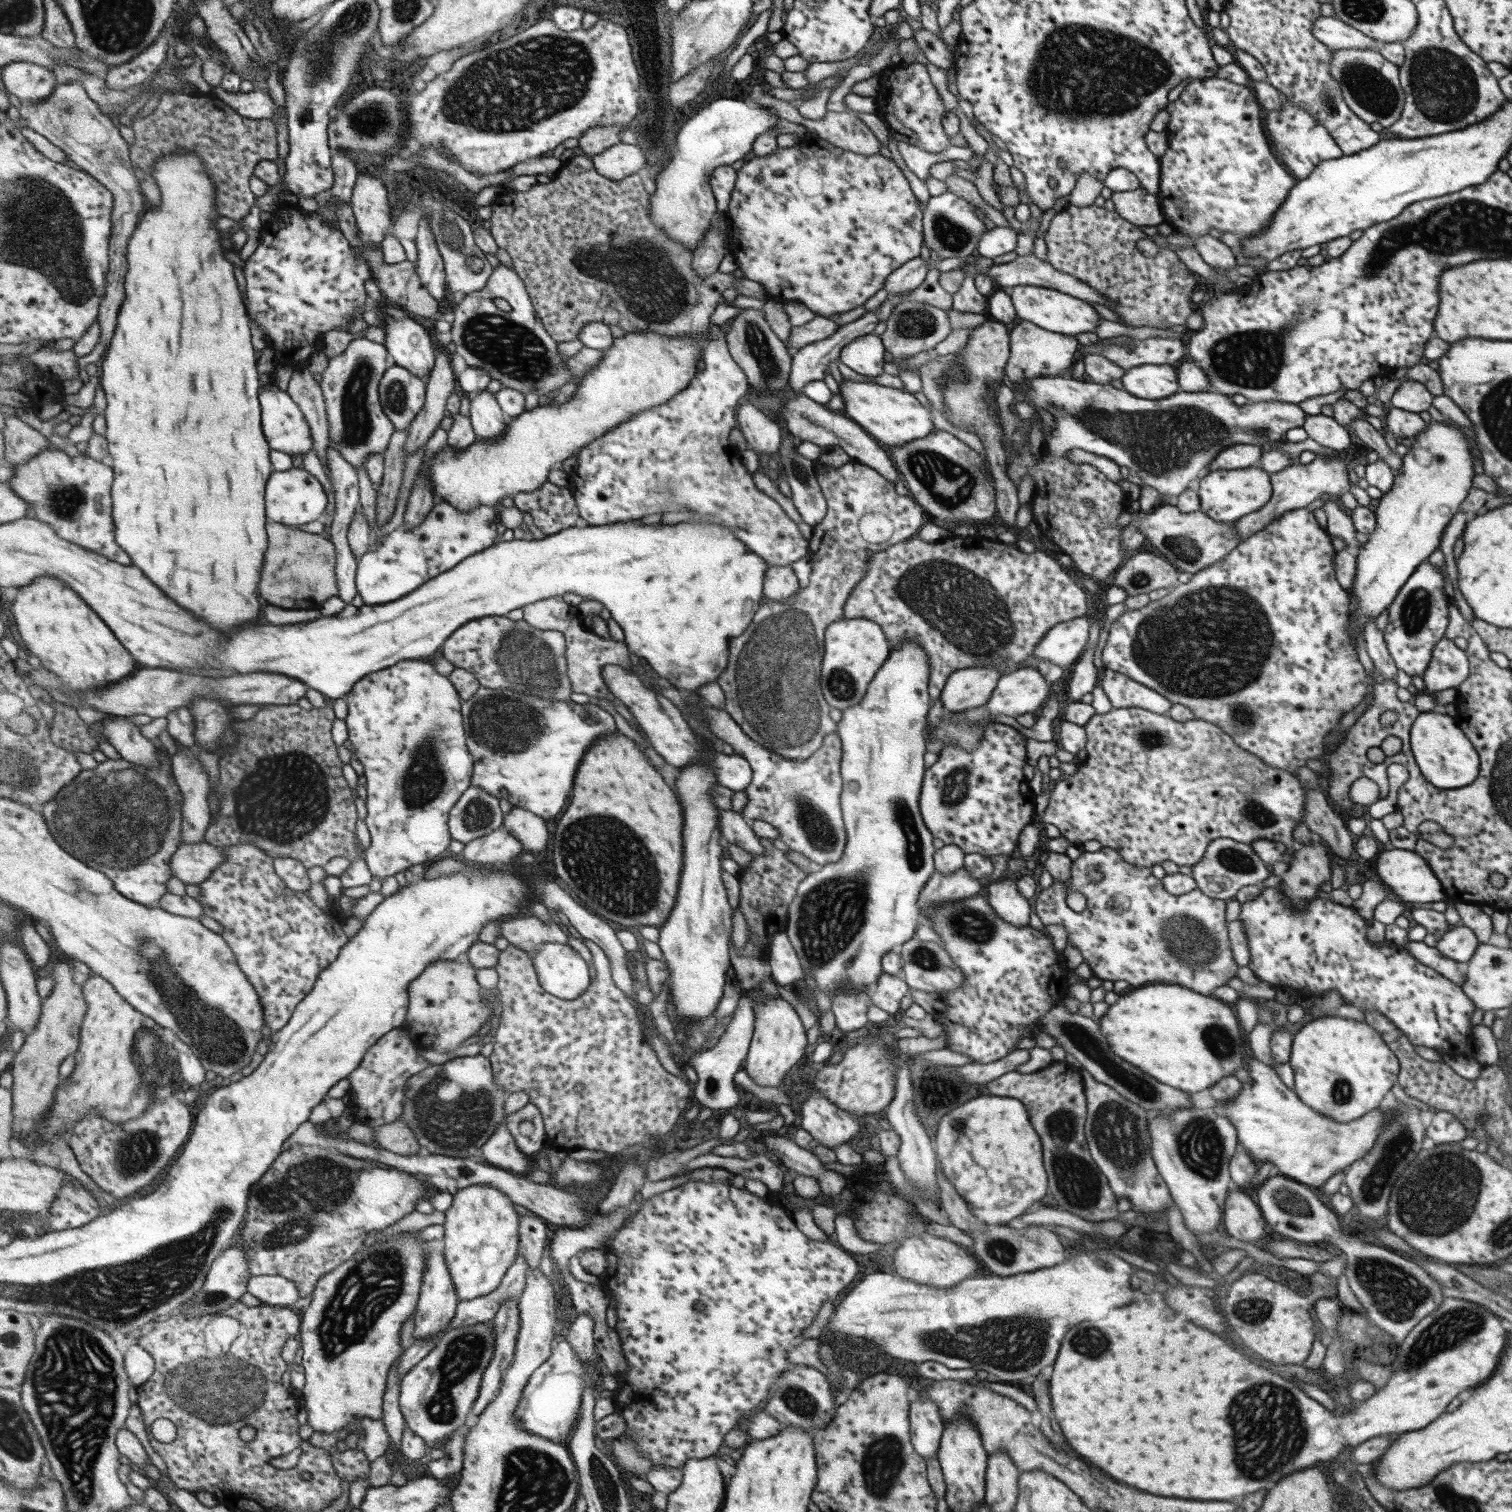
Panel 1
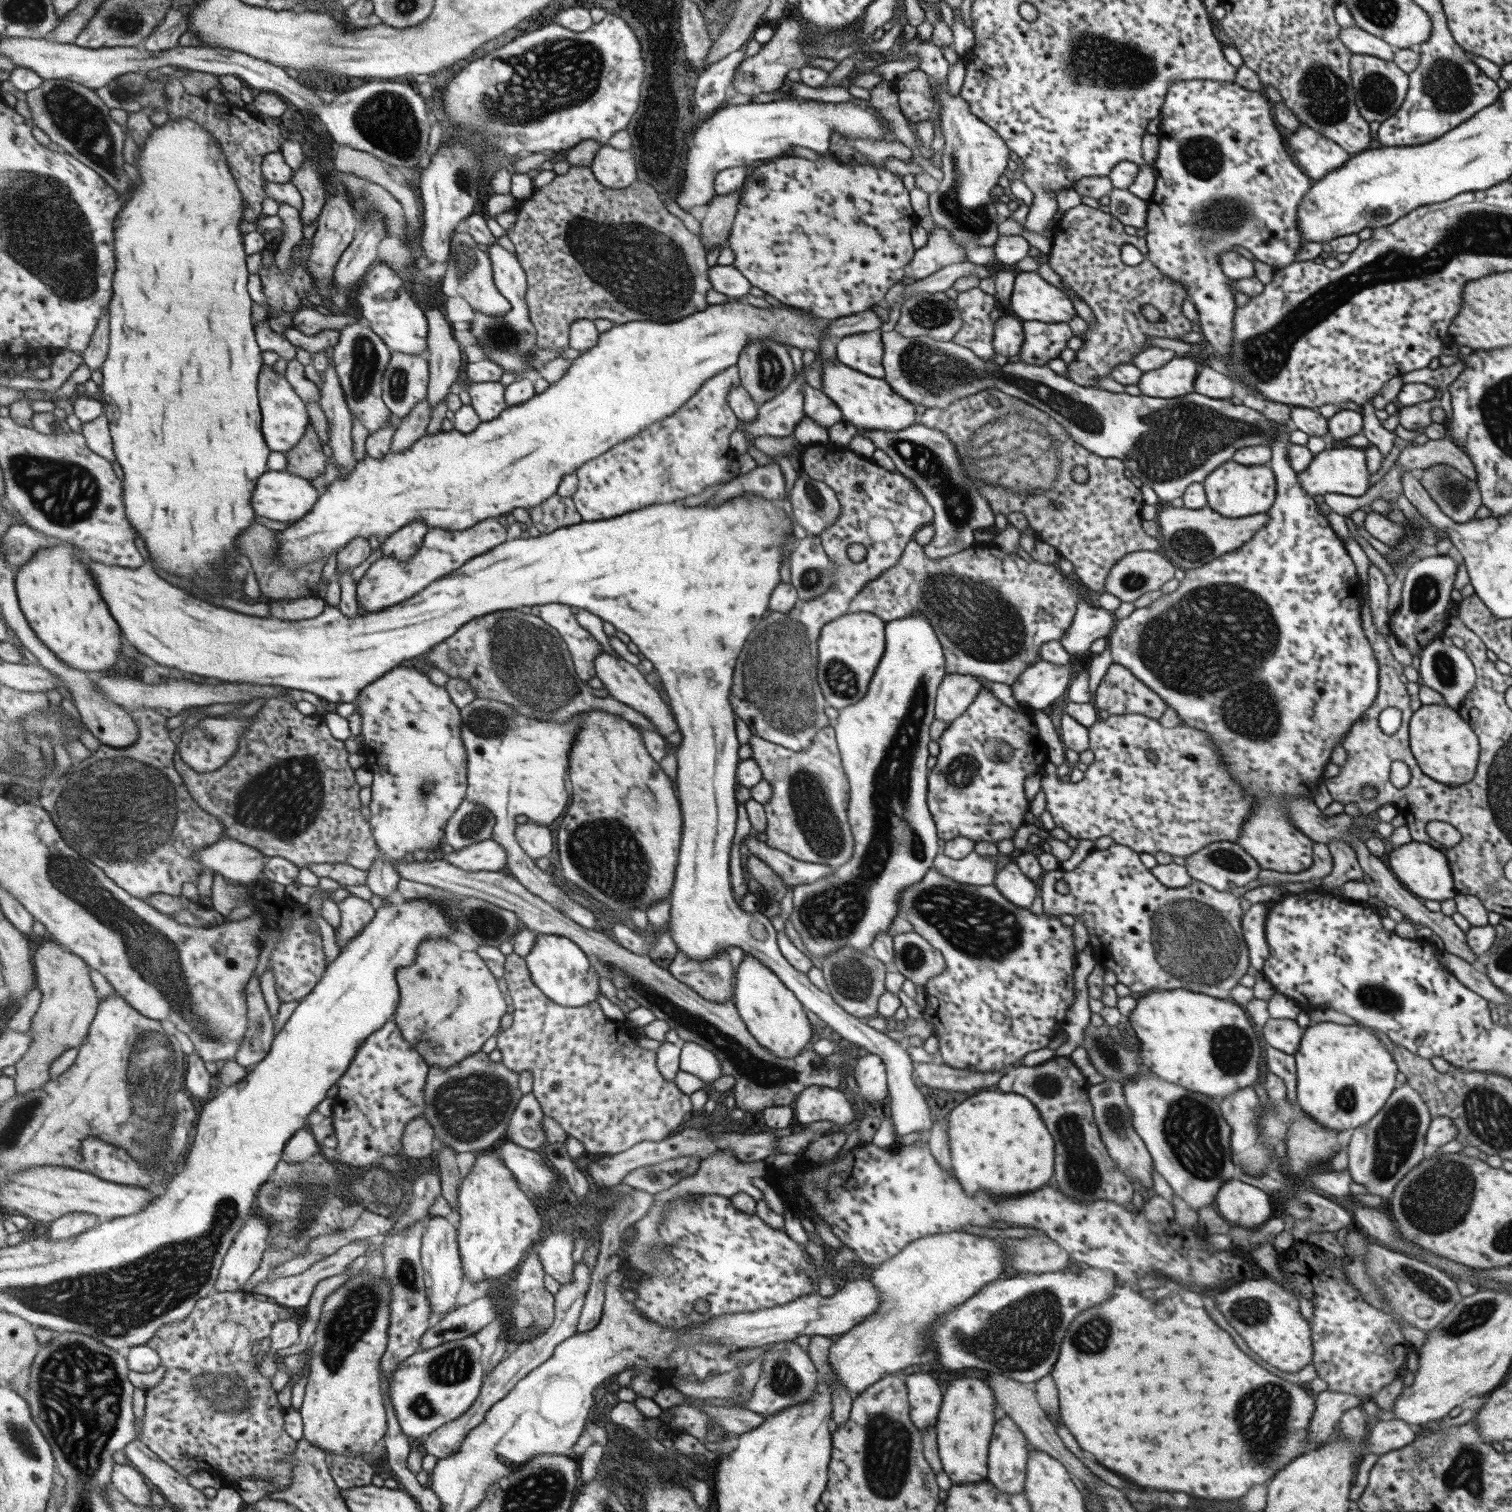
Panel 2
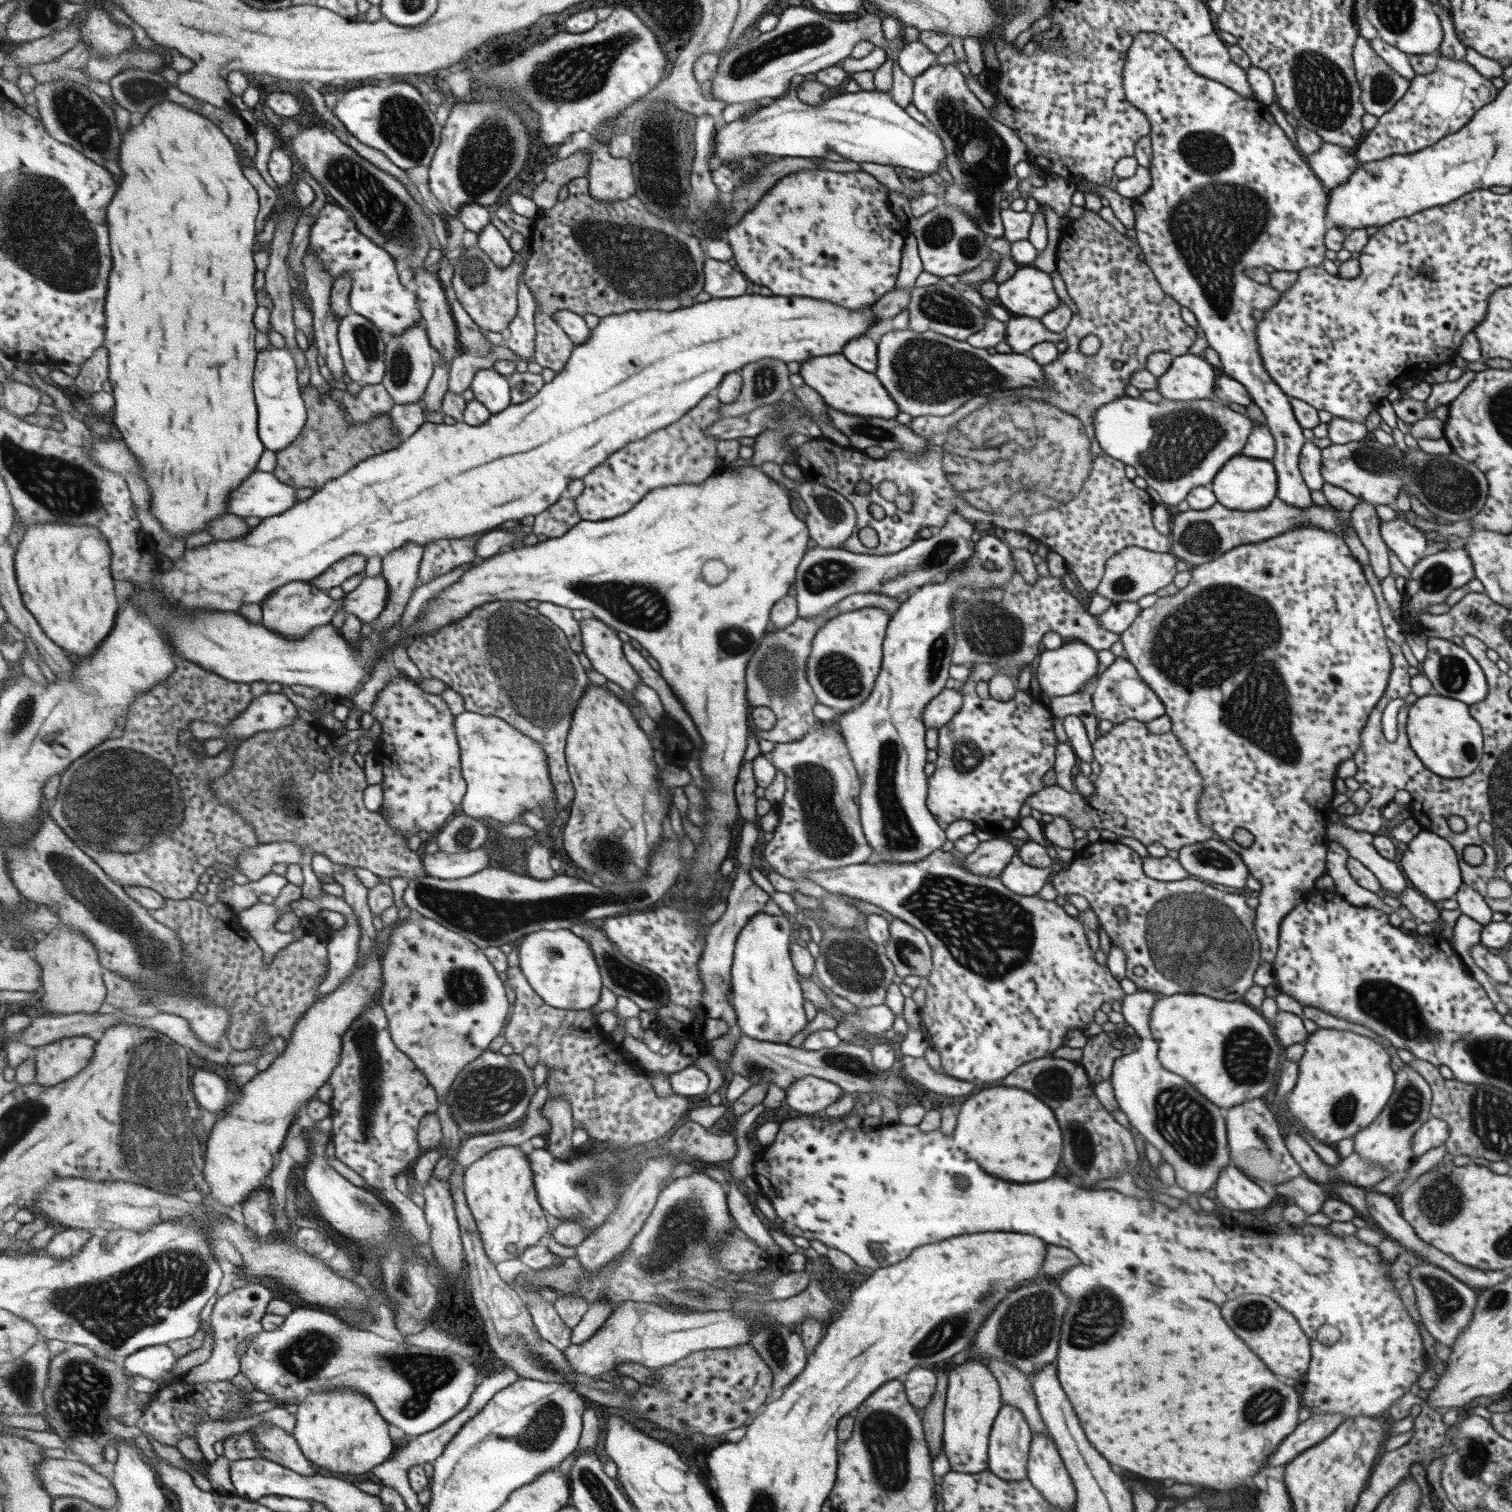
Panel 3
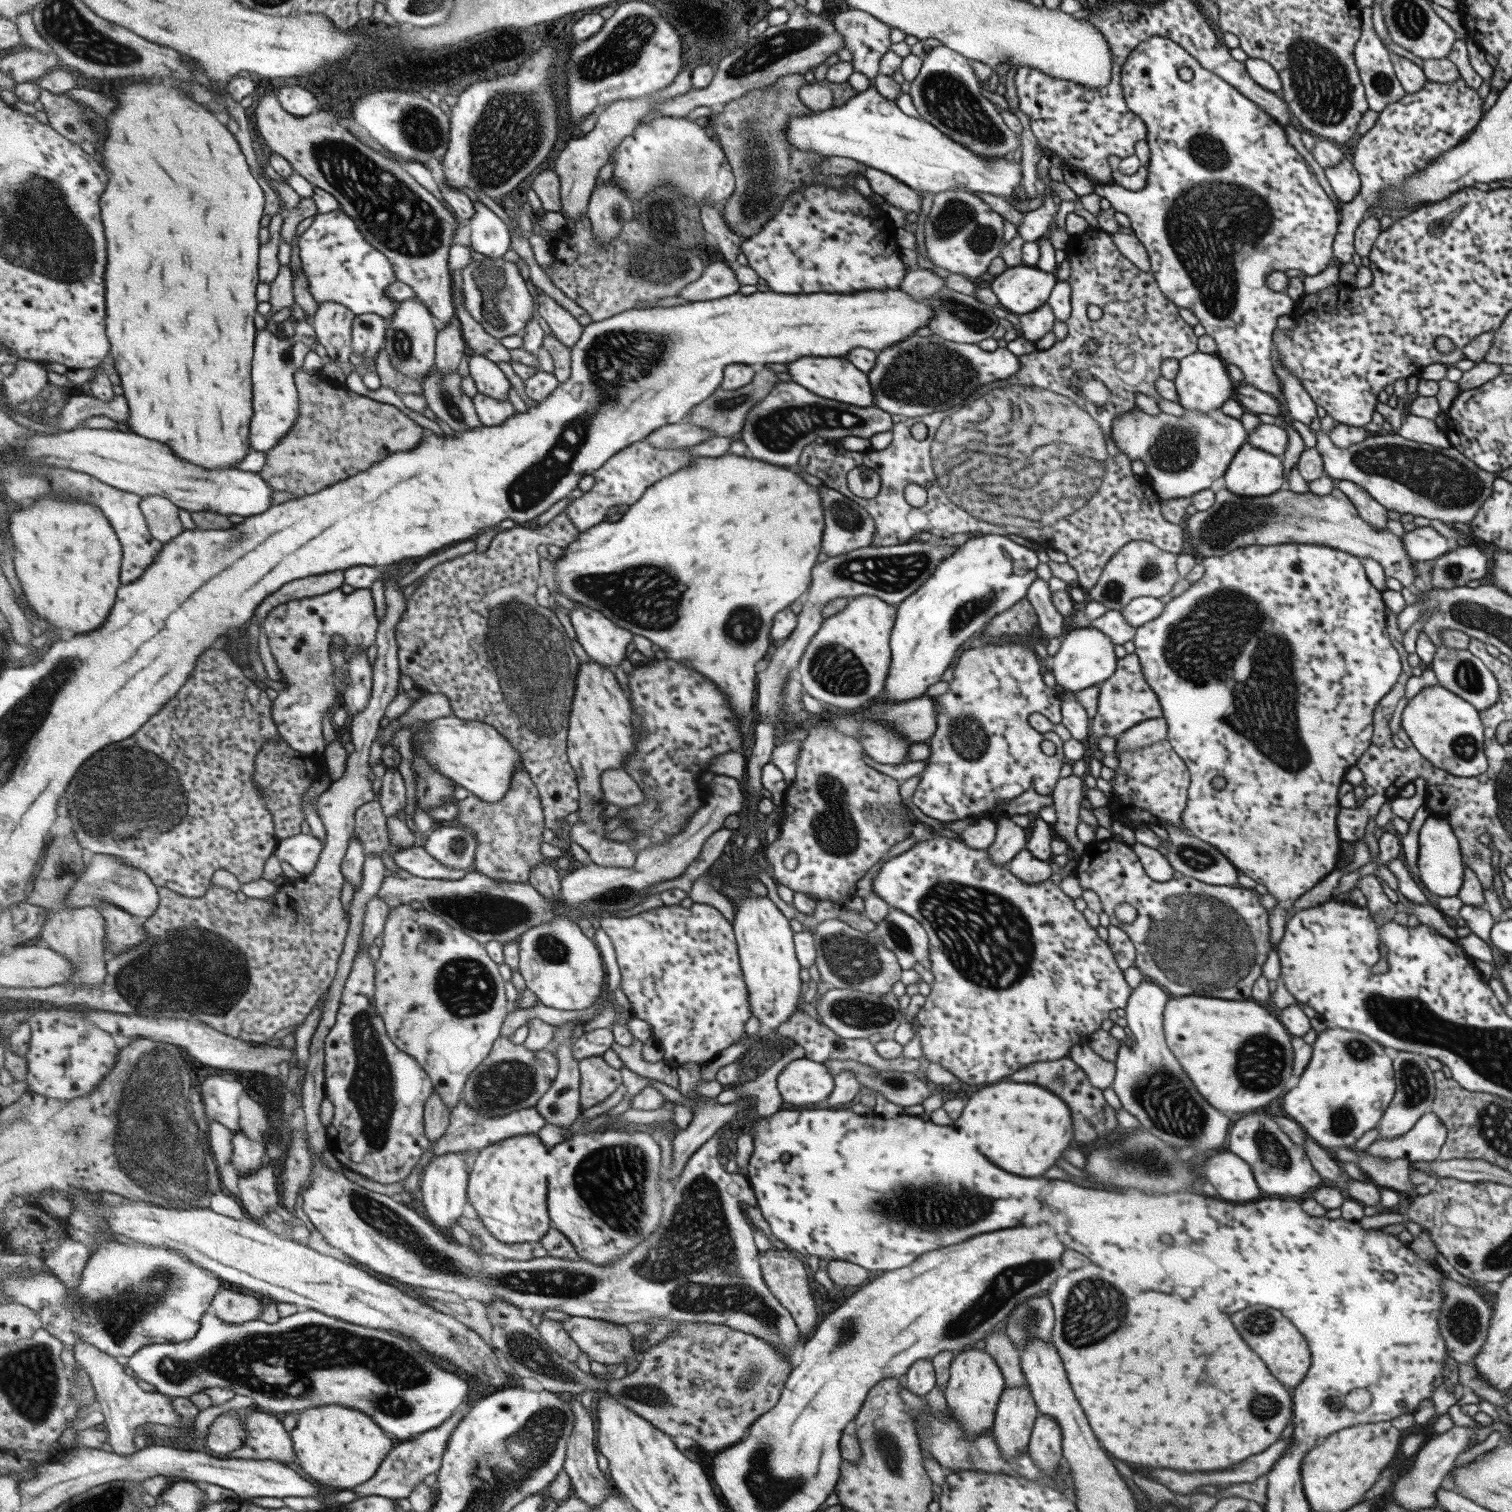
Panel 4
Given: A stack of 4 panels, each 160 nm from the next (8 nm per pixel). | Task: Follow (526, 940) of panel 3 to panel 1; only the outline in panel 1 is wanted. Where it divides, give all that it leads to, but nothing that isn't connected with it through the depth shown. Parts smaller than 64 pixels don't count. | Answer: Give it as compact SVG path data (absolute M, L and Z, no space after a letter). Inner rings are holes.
M545 943L532 955L542 987L563 1000L577 1000L590 988L587 960L567 943Z

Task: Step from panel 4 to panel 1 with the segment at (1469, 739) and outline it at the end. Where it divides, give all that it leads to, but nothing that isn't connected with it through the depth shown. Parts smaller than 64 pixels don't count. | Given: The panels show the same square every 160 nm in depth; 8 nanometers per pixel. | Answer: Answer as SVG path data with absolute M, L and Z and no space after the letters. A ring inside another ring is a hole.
M1420 712L1408 730L1408 741L1415 764L1427 782L1441 790L1471 784L1478 775L1478 754L1471 742L1446 713Z

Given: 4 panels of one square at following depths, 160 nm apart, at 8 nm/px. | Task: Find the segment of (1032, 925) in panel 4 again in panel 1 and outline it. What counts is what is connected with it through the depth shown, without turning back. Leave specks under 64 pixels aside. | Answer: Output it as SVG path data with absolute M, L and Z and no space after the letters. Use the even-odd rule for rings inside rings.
M721 810L720 821L722 822L723 836L745 852L762 854L764 848L759 839L753 833L749 821L744 820L742 813L732 810ZM975 894L969 898L956 901L945 901L944 903L937 905L926 918L923 918L923 914L921 914L920 910L920 916L922 920L929 922L929 925L931 925L935 934L939 936L939 940L941 941L940 945L943 947L943 950L947 952L951 957L951 960L955 963L956 968L958 968L963 975L962 983L957 988L947 992L943 991L943 994L940 994L940 998L945 1000L945 1010L939 1014L935 1014L936 1021L944 1030L942 1037L945 1039L945 1047L951 1052L965 1054L965 1057L967 1057L971 1063L995 1062L1005 1057L1005 1054L1009 1054L1016 1048L1015 1044L1017 1044L1017 1040L1024 1037L1023 1029L1025 1029L1025 1027L1032 1027L1032 1029L1034 1029L1033 1023L1037 1023L1039 1018L1049 1011L1049 1007L1055 1003L1055 1000L1067 997L1067 988L1069 988L1070 985L1068 981L1068 970L1061 952L1057 952L1054 949L1052 938L1048 939L1045 932L1033 929L1028 924L1022 927L1016 927L1005 922L1002 918L999 918L991 906L988 905L987 898L985 900L985 898Z

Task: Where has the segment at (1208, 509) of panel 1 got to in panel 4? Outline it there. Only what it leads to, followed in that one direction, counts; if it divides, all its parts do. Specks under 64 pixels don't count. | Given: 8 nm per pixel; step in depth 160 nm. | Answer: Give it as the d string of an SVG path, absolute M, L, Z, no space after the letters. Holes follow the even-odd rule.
M1243 443L1228 463L1223 482L1233 494L1258 500L1268 498L1285 487L1282 460Z

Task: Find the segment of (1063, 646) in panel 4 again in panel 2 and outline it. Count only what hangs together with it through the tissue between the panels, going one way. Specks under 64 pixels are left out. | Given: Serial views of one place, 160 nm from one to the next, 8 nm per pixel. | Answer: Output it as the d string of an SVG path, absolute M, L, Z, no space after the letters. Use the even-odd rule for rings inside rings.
M1036 660L1010 685L1012 696L1029 712L1043 710L1067 690L1071 672L1071 664L1055 666L1051 662Z

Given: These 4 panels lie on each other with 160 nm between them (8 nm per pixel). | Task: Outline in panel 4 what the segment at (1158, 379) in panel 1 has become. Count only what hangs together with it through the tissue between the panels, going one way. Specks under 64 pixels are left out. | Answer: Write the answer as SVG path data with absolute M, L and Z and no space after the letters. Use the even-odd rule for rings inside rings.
M1194 352L1178 360L1178 371L1172 380L1175 385L1178 402L1183 409L1195 410L1207 414L1217 410L1226 400L1233 398L1234 387L1237 385L1227 375L1225 362L1217 354Z

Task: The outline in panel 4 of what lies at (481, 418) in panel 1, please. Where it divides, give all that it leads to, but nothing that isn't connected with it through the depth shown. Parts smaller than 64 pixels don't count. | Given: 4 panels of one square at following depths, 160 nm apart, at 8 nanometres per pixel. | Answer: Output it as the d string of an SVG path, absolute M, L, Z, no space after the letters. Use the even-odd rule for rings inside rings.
M469 354L470 375L475 379L480 396L489 396L499 400L509 398L511 382L498 364L486 356Z

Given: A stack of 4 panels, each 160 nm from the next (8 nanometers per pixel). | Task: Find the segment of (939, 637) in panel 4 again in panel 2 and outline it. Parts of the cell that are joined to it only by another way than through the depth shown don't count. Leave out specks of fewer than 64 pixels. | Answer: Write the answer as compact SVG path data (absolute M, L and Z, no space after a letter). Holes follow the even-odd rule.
M923 613L910 614L903 618L886 622L884 623L883 655L879 660L875 672L873 672L865 694L855 702L855 704L838 709L837 718L829 724L834 730L834 737L836 745L838 746L841 764L848 780L849 788L847 788L847 790L849 801L846 813L854 840L854 849L851 858L845 864L834 867L832 873L826 876L826 878L820 878L811 884L792 886L792 910L788 917L798 934L800 947L803 946L811 954L815 954L815 956L825 956L825 954L841 947L851 947L854 951L861 951L862 953L869 952L869 946L875 934L878 932L887 933L891 919L899 911L898 896L900 892L909 885L916 883L920 878L923 878L927 870L932 868L933 859L937 854L937 850L939 850L939 844L937 844L939 837L936 834L933 819L926 805L926 776L929 770L927 769L925 761L929 756L929 753L927 753L927 742L930 740L930 736L928 735L930 722L934 719L934 698L936 697L936 690L944 677L944 673L941 643Z

